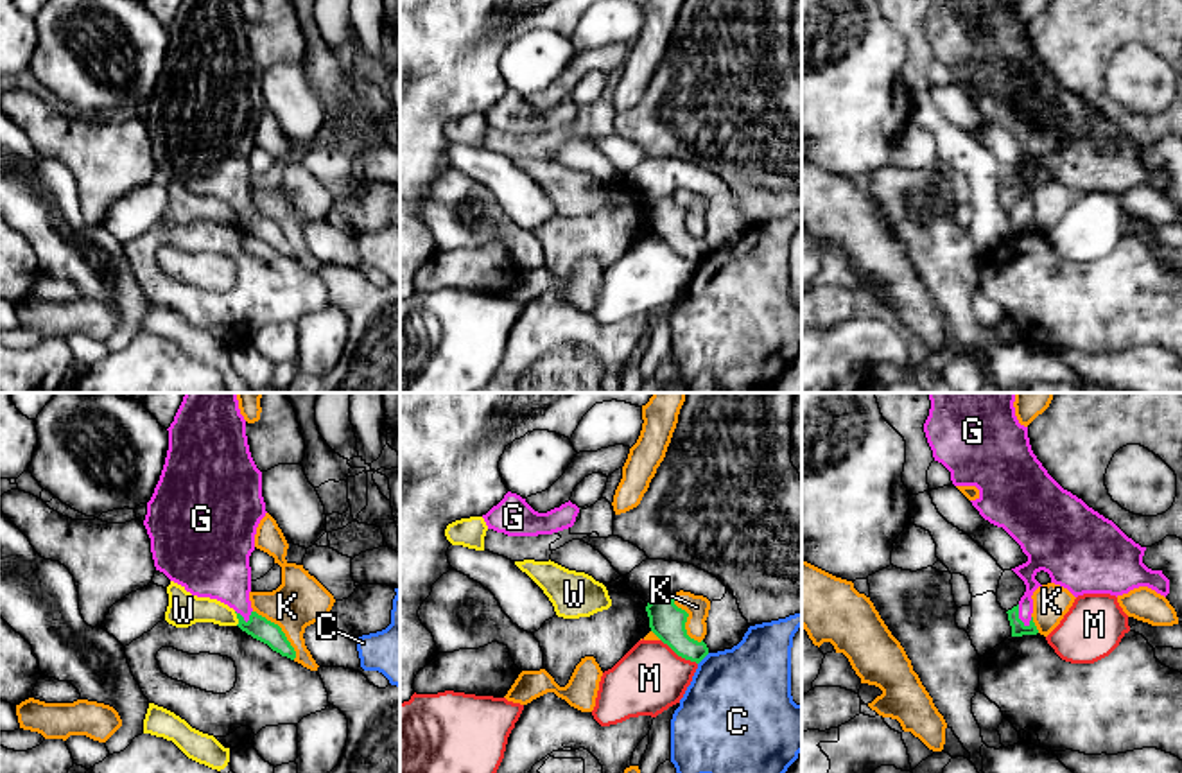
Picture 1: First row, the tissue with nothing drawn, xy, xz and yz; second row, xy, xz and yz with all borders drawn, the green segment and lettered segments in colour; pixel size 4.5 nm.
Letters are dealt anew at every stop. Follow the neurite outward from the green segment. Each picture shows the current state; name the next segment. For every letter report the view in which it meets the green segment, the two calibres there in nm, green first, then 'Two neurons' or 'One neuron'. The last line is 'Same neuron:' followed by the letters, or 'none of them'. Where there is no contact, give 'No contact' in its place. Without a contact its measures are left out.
C: Touches green in xz. Thickness 160 nm (green) against 460 nm. Two neurons
G: Touches green in yz. Thickness 60 nm (green) against 80 nm. One neuron
K: Touches green in xy. Thickness 100 nm (green) against 220 nm. Two neurons
M: Touches green in xz. Thickness 160 nm (green) against 320 nm. Two neurons
W: Touches green in xy. Thickness 100 nm (green) against 150 nm. Two neurons
Same neuron: G

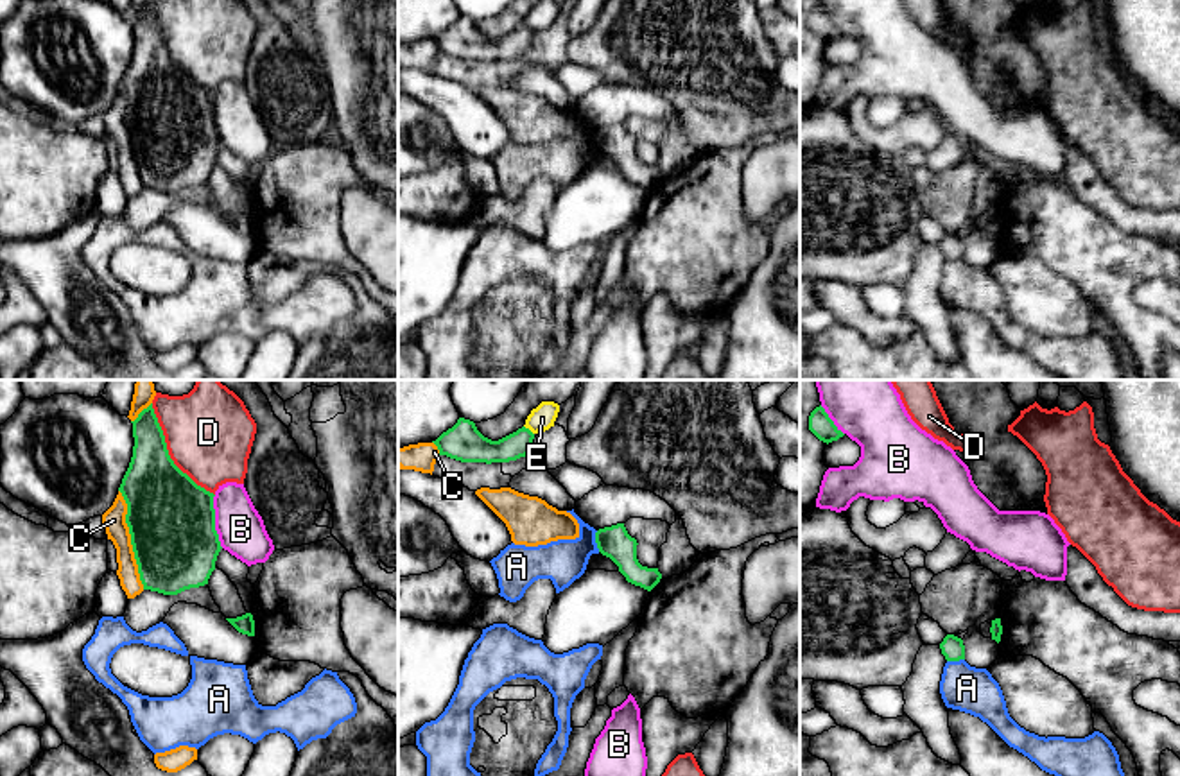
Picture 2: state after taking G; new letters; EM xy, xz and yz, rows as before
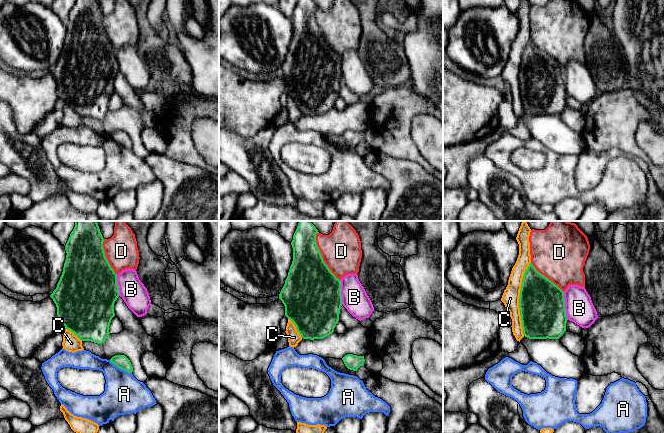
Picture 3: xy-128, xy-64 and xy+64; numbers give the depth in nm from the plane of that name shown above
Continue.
A: Touches green in xz. Thickness 150 nm (green) against 200 nm. Two neurons
B: Touches green in xy. Thickness 380 nm (green) against 220 nm. Two neurons
C: Touches green in xy. Thickness 380 nm (green) against 110 nm. Two neurons
D: Touches green in xy. Thickness 360 nm (green) against 360 nm. Two neurons
E: Touches green in xz. Thickness 130 nm (green) against 110 nm. Two neurons
Same neuron: none of them

